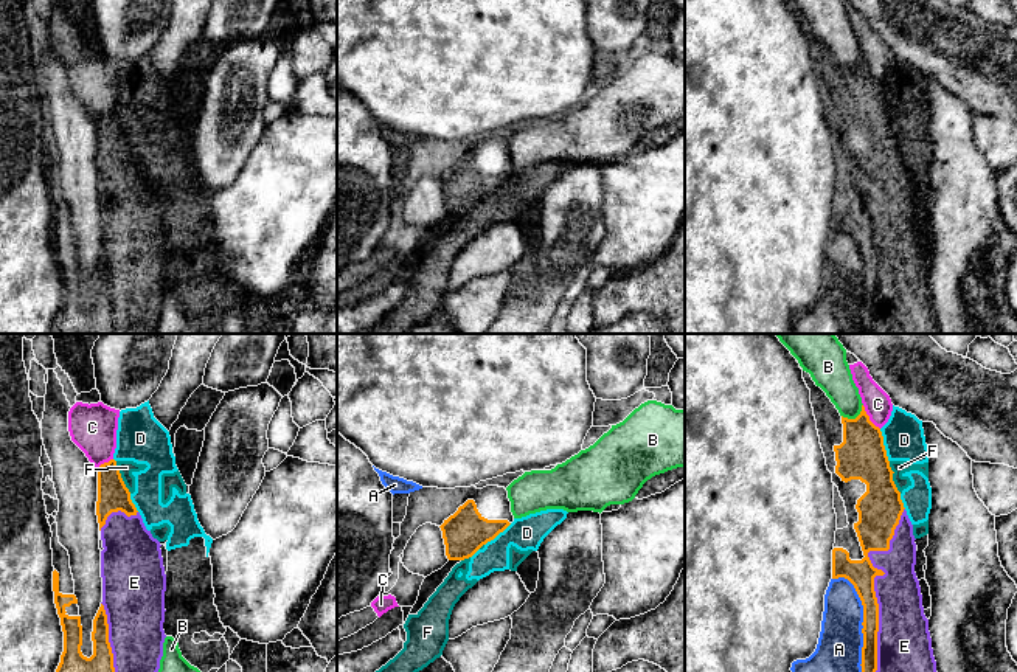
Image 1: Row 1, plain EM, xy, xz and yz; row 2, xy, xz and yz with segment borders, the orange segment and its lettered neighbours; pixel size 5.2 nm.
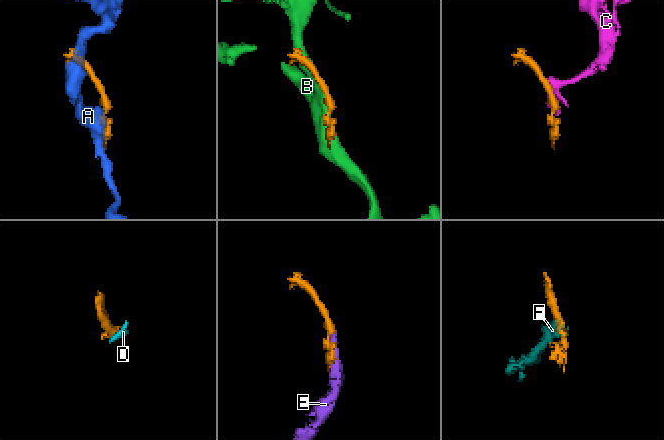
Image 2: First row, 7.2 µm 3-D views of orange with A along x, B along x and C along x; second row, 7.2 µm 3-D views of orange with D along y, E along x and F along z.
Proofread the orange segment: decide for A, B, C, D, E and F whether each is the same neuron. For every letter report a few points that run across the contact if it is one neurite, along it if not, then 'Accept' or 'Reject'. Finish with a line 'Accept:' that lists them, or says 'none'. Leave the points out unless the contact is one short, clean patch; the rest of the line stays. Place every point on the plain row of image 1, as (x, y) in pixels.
A: Reject
B: Reject
C: Reject
D: Reject
E: Accept
F: Reject
Accept: E

